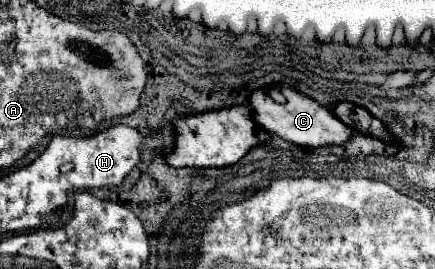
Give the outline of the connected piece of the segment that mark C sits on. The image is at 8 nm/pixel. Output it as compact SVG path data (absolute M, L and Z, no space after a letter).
M284 88L282 90L286 102L284 104L278 104L274 102L268 94L264 94L262 90L256 90L252 96L250 96L250 104L252 104L252 110L256 114L256 122L266 128L268 132L272 134L278 134L280 138L284 138L286 142L292 142L296 146L312 146L312 148L320 148L320 146L342 146L346 144L352 136L354 136L354 130L350 126L346 126L340 118L336 118L334 110L328 108L328 106L322 106L318 104L316 100L292 90L292 88Z

